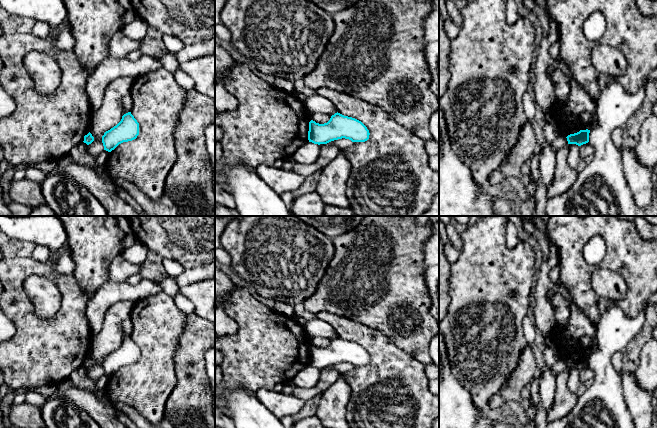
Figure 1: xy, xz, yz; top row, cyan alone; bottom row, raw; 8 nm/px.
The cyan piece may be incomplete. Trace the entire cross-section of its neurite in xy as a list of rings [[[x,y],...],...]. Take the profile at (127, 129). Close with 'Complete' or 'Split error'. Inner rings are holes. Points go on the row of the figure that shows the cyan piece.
[[[128,112],[122,116],[121,121],[116,126],[106,131],[102,136],[104,150],[111,152],[119,144],[132,141],[138,135],[139,123],[131,112]]]. Complete

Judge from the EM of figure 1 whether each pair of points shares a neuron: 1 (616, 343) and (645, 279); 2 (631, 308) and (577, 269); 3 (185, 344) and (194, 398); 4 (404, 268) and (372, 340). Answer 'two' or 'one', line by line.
1: two
2: one
3: one
4: two

